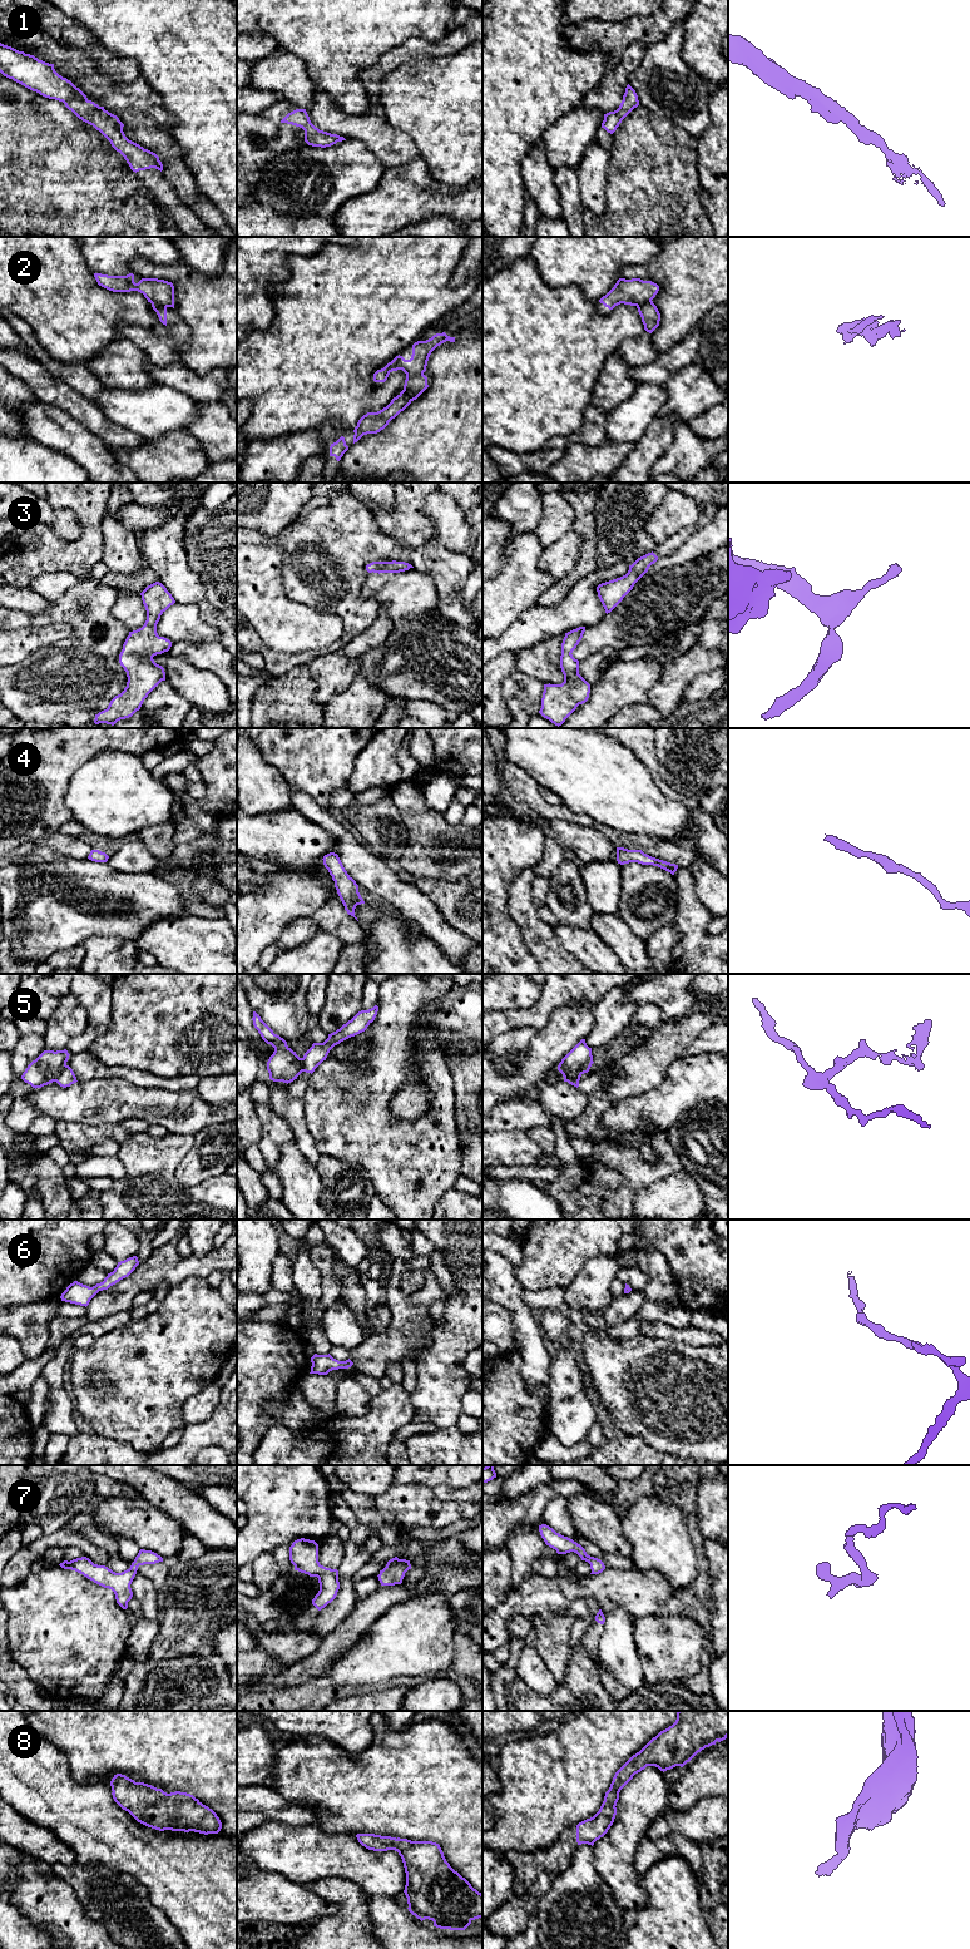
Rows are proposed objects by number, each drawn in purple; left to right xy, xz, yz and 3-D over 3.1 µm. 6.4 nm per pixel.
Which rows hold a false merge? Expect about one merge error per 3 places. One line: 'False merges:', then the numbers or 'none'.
False merges: 2, 5

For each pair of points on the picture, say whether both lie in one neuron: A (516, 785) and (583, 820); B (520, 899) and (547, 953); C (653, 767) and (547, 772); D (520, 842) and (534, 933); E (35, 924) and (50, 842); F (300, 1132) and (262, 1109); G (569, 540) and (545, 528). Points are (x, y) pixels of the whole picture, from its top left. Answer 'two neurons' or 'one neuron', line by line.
A: one neuron
B: one neuron
C: two neurons
D: two neurons
E: two neurons
F: two neurons
G: two neurons

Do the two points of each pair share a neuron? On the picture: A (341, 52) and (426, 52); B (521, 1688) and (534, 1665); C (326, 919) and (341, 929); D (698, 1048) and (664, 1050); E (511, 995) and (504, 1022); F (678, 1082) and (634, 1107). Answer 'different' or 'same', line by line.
A: different
B: different
C: same
D: different
E: different
F: same

